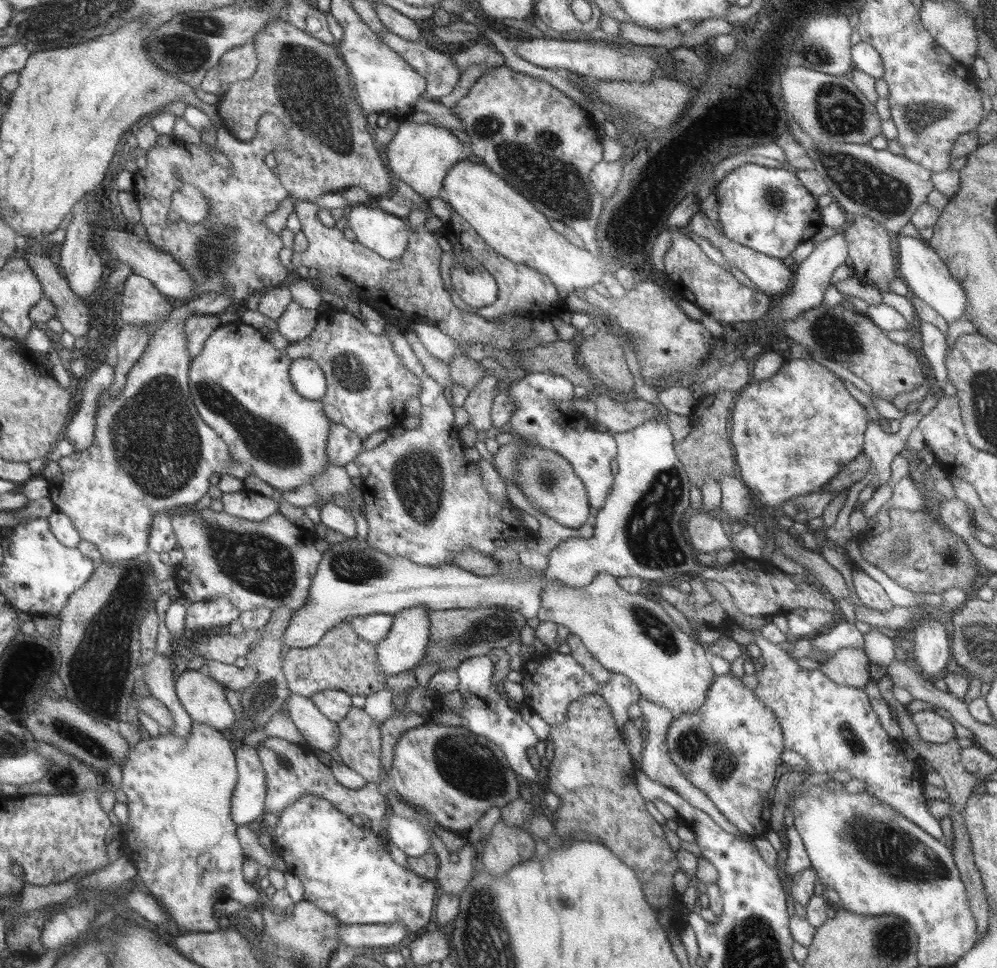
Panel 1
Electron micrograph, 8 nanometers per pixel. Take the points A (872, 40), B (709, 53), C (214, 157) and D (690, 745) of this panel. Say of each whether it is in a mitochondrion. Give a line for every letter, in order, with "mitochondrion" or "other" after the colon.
A: other
B: other
C: other
D: mitochondrion

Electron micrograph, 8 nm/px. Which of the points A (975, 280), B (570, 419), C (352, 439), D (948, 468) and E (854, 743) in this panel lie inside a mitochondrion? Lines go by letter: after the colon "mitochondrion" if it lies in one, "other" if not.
A: other
B: other
C: other
D: other
E: mitochondrion

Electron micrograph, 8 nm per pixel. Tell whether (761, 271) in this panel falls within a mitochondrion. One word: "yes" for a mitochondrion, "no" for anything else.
no

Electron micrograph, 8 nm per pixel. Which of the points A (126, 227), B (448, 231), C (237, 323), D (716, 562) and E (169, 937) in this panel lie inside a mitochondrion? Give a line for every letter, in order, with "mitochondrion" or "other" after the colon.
A: other
B: other
C: other
D: other
E: other

